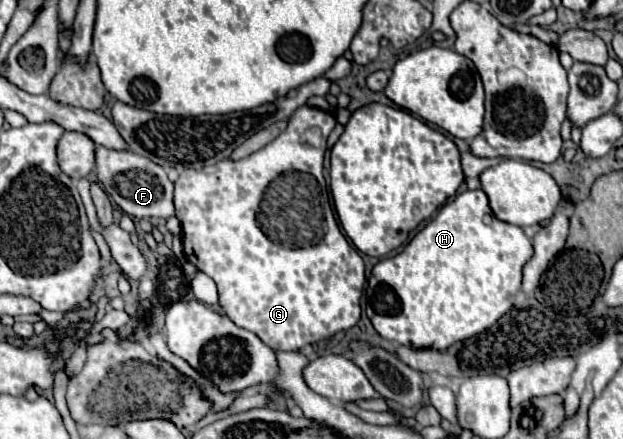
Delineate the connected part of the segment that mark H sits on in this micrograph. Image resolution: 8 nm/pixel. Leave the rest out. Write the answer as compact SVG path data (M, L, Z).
M466 190L448 202L400 254L380 260L374 266L366 290L366 314L376 332L386 340L396 340L410 348L444 350L454 342L488 330L514 306L514 298L522 286L522 268L530 256L532 244L522 228L496 220L482 190Z

